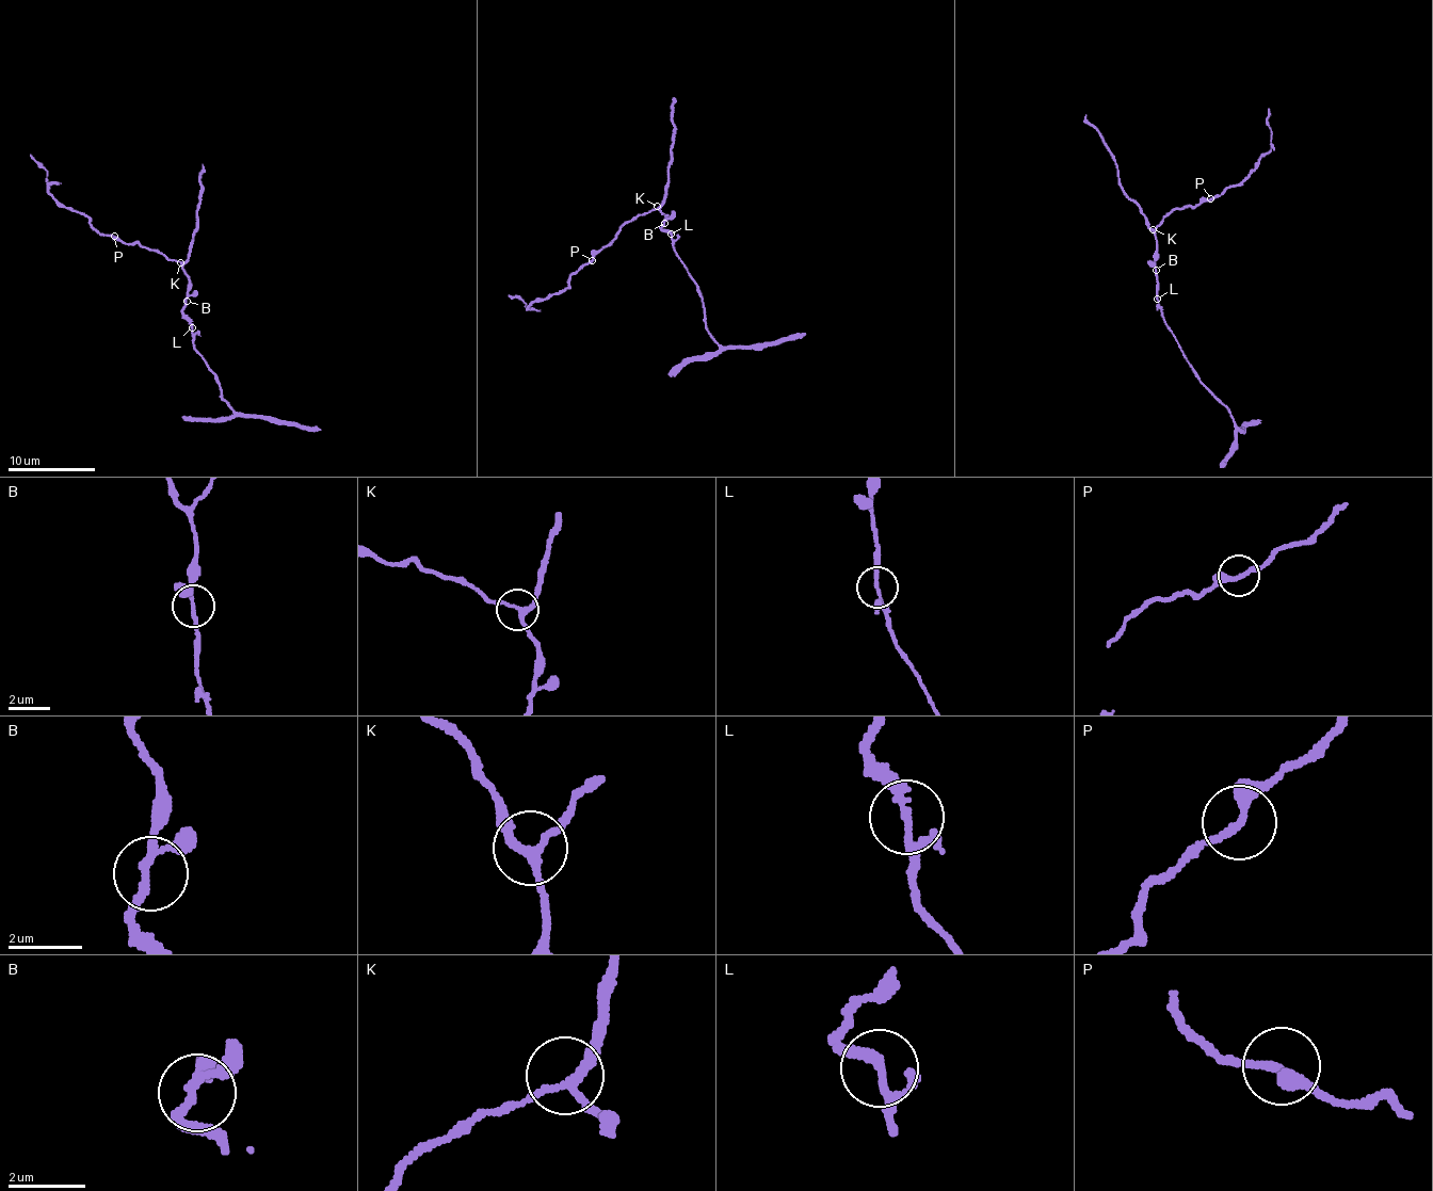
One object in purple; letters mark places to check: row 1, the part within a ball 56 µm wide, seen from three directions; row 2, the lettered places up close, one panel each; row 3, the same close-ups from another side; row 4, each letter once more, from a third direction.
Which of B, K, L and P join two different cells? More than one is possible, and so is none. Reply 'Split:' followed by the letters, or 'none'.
Split: none

